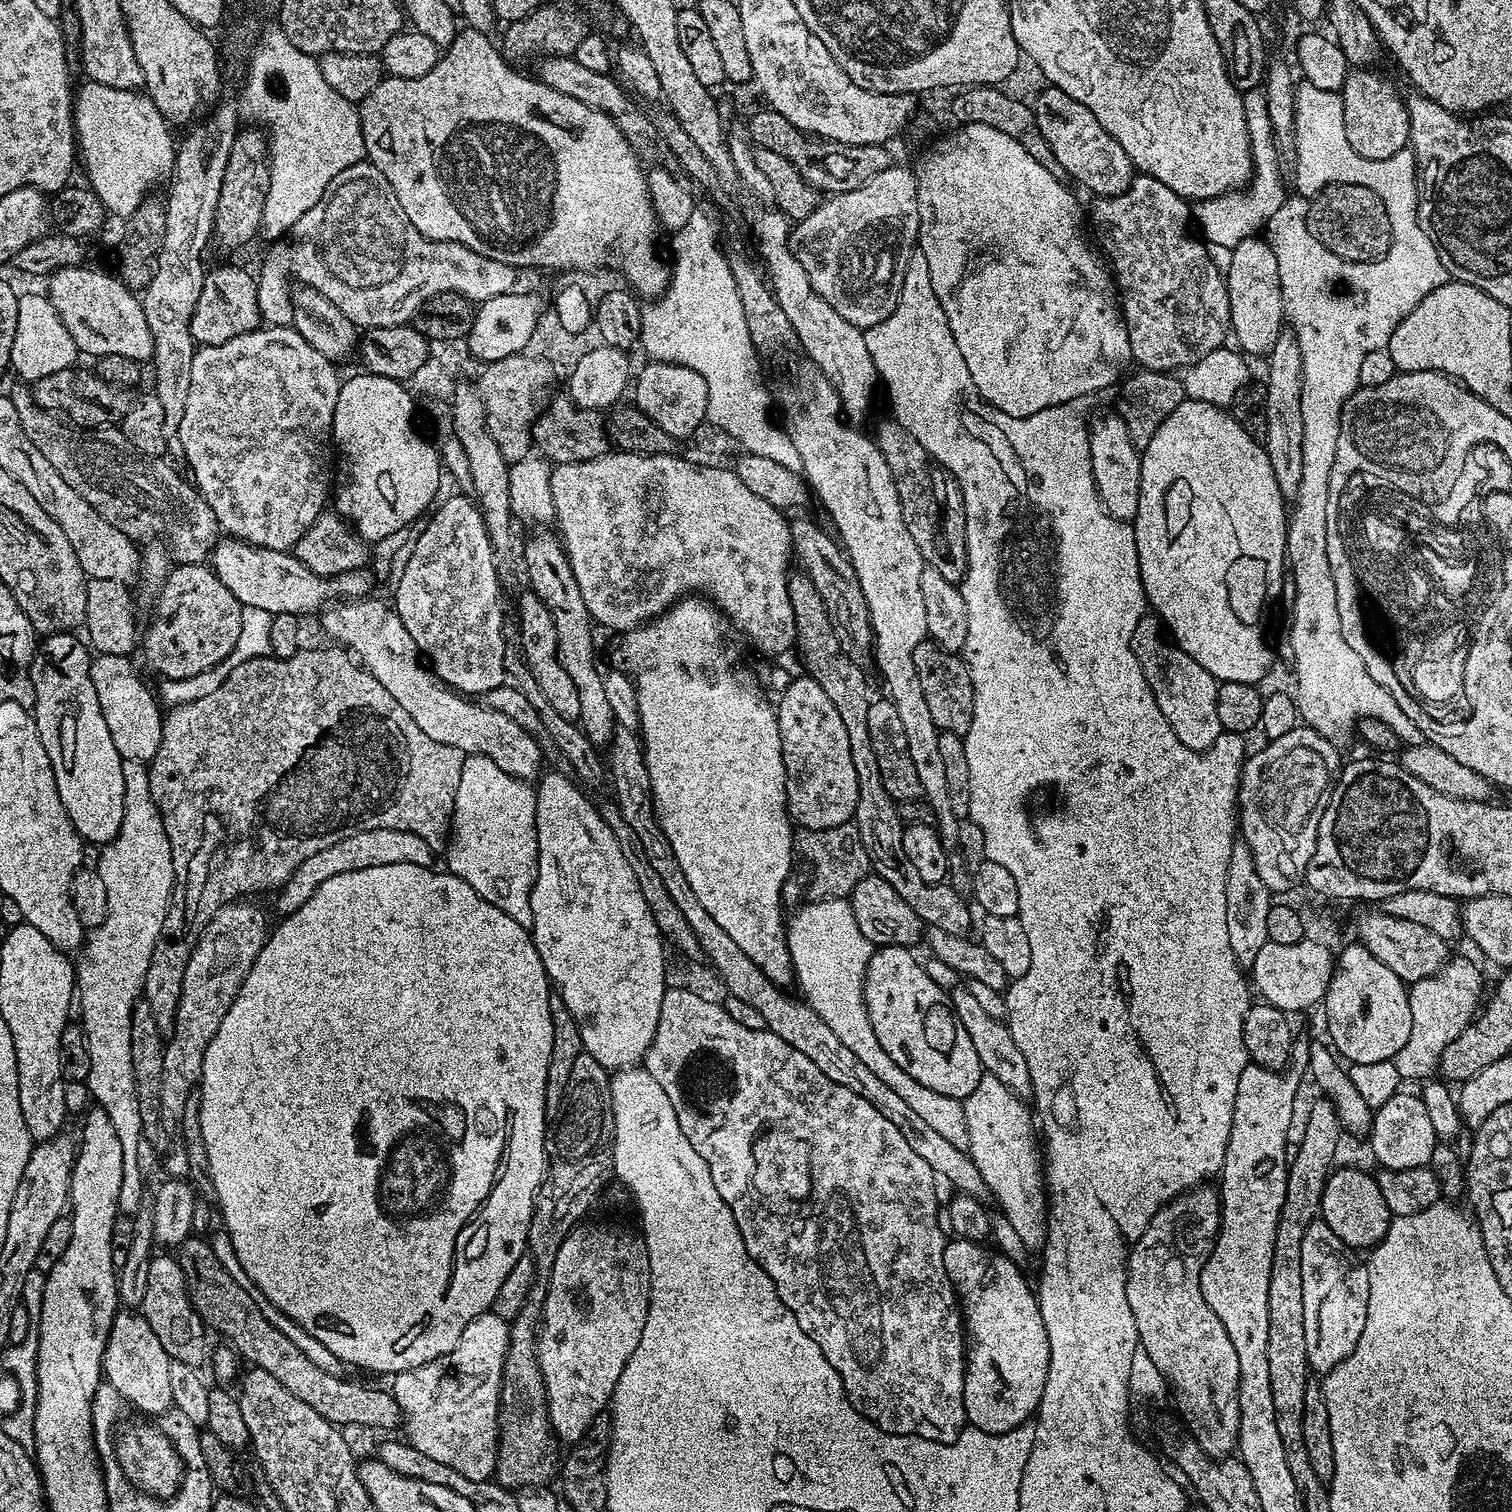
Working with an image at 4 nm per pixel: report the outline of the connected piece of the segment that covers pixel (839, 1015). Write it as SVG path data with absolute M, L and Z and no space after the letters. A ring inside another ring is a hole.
M844 898L812 900L801 903L793 912L796 913L790 916L786 924L788 953L792 958L795 983L800 983L804 991L803 999L877 1078L882 1078L890 1090L897 1092L910 1105L910 1110L917 1112L937 1134L942 1134L946 1142L956 1148L967 1149L967 1122L963 1103L946 1094L934 1094L934 1090L926 1090L922 1082L914 1082L914 1078L910 1078L910 1074L906 1074L906 1070L902 1070L902 1066L898 1066L894 1058L882 1050L882 1042L878 1042L878 1037L874 1035L874 1026L870 1026L864 1005L864 975L874 946L866 934L858 930L851 903Z

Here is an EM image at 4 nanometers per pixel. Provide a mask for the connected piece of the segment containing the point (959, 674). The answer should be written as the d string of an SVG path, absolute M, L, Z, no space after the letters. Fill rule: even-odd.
M926 638L918 650L914 650L914 666L918 670L918 682L922 686L922 694L926 694L926 707L930 710L930 718L934 718L934 726L941 732L953 732L964 737L974 718L974 690L968 665L959 655L944 651L931 638Z

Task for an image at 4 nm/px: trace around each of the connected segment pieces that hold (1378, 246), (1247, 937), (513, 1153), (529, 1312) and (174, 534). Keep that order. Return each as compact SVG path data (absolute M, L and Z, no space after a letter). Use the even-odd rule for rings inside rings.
M1328 184L1307 201L1308 228L1329 254L1355 264L1381 260L1390 250L1392 231L1382 198L1366 186Z
M1243 838L1237 839L1232 845L1226 866L1226 934L1230 938L1230 950L1234 950L1234 958L1245 970L1252 969L1254 958L1258 958L1258 950L1262 950L1262 946L1270 943L1266 925L1273 903L1273 893L1268 891L1266 882L1258 878L1258 866L1254 866L1254 854L1250 854L1250 846Z
M391 864L370 866L366 870L354 870L350 874L337 874L335 878L322 882L322 886L318 886L318 890L314 890L311 898L302 902L298 910L283 917L279 921L281 924L277 928L275 925L269 931L268 941L262 946L258 958L254 958L254 966L250 966L246 982L242 982L242 990L238 990L230 1010L226 1010L226 1018L222 1018L222 1026L218 1026L218 1034L210 1038L198 1085L201 1094L202 1137L206 1144L206 1158L209 1159L209 1176L216 1191L215 1203L220 1204L220 1212L224 1215L223 1227L230 1234L230 1242L246 1274L279 1312L286 1314L294 1322L298 1322L302 1330L318 1338L318 1342L322 1342L322 1346L326 1346L330 1354L338 1357L341 1365L353 1364L356 1368L369 1368L372 1372L389 1374L405 1372L426 1362L434 1362L434 1358L442 1358L442 1354L450 1354L450 1350L458 1346L462 1330L466 1330L466 1326L470 1326L474 1318L491 1309L502 1282L506 1282L506 1274L510 1274L510 1270L514 1270L514 1262L518 1262L518 1258L526 1254L532 1212L536 1209L536 1193L546 1175L544 1103L551 1046L554 1043L554 1022L551 1021L554 992L542 966L542 958L534 946L529 929L518 926L518 922L514 922L510 914L502 914L498 906L490 906L490 902L486 902L486 898L479 896L462 878L453 876L447 870L436 871L435 867Z
M525 1303L516 1319L511 1321L512 1347L504 1363L504 1385L500 1387L500 1446L496 1450L494 1476L509 1490L543 1485L557 1475L562 1460L562 1448L548 1417L546 1386L536 1357L542 1308L539 1303L532 1303Z
M24 384L9 389L8 395L18 411L19 422L30 442L42 450L42 458L62 474L62 482L76 491L110 526L122 530L132 540L137 542L163 542L176 564L202 564L211 557L213 548L218 543L222 529L216 520L214 510L201 496L199 488L193 486L187 479L183 480L164 458L147 456L121 435L121 429L116 426L102 428L82 428L64 424L48 424L50 414L41 404L38 404L31 389Z

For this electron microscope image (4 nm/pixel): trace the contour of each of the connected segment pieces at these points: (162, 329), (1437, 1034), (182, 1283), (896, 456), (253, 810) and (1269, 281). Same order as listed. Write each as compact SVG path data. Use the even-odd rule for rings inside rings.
M233 103L224 104L204 122L196 125L182 142L179 141L172 175L174 184L165 205L166 236L159 250L154 277L141 295L143 313L155 342L152 359L156 376L154 393L164 411L163 433L168 448L175 447L180 440L180 426L189 394L190 367L196 349L189 322L204 285L206 267L202 262L202 254L214 236L213 220L218 194L225 178L234 138L240 131L238 122L240 115L237 107Z
M1449 959L1440 971L1408 988L1408 1001L1410 1038L1406 1038L1406 1044L1395 1052L1394 1063L1401 1081L1423 1082L1437 1075L1446 1046L1450 1046L1477 1015L1482 1004L1480 972L1468 960Z
M153 1255L150 1270L146 1273L146 1298L142 1298L142 1315L150 1330L154 1330L158 1342L162 1342L162 1350L166 1350L169 1360L186 1363L194 1369L199 1369L203 1360L205 1363L206 1353L210 1348L207 1338L204 1337L206 1325L190 1302L186 1278L175 1255Z
M887 418L874 431L874 439L878 450L886 458L886 466L890 466L890 474L894 474L894 486L898 490L898 502L902 508L902 522L906 522L906 530L910 530L910 538L914 538L914 546L922 554L925 565L952 584L959 585L964 579L966 557L964 554L964 495L960 493L960 484L941 464L937 464L921 444L918 438L909 434L895 419Z
M305 647L285 660L273 655L250 658L250 662L234 666L226 682L222 682L218 690L206 694L206 698L198 698L198 702L177 704L167 709L162 726L162 742L148 764L148 773L150 794L154 794L154 802L166 826L166 838L170 838L174 882L166 922L162 922L154 954L150 958L150 970L146 970L142 993L143 999L147 1000L150 1010L153 1011L157 1026L162 1030L171 1029L172 1023L176 1021L176 1007L182 994L186 962L190 962L190 954L199 942L210 918L223 904L239 901L247 897L244 896L247 892L264 892L267 888L279 889L291 878L294 870L298 870L298 866L306 862L306 858L318 854L318 850L326 850L326 846L334 846L334 842L342 842L342 838L350 838L350 834L366 830L406 830L426 838L426 846L430 846L433 853L443 853L448 847L452 831L454 798L458 794L458 778L462 778L465 752L454 746L446 746L442 742L434 742L434 738L430 738L418 728L418 722L414 722L414 718L406 714L406 710L394 700L390 690L386 690L386 686L382 686L382 682L374 678L374 674L370 674L367 668L357 663L343 647L328 647L332 648Z
M1253 238L1238 242L1238 246L1232 249L1233 258L1226 271L1228 281L1228 297L1230 298L1230 332L1238 343L1239 351L1249 357L1267 357L1270 350L1274 350L1274 342L1278 342L1278 334L1285 331L1284 303L1282 302L1282 290L1278 278L1278 252L1267 239Z

